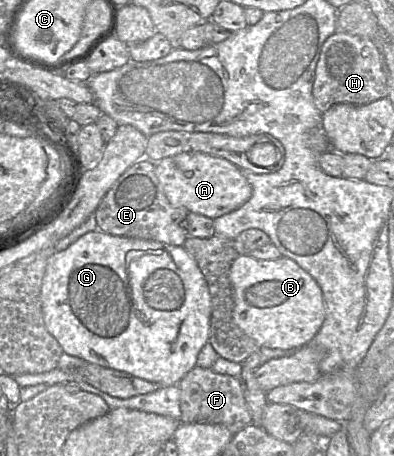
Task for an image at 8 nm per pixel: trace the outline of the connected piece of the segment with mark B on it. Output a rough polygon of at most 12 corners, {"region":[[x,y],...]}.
{"region":[[239,255],[234,323],[294,351],[325,320],[316,280],[290,258]]}

